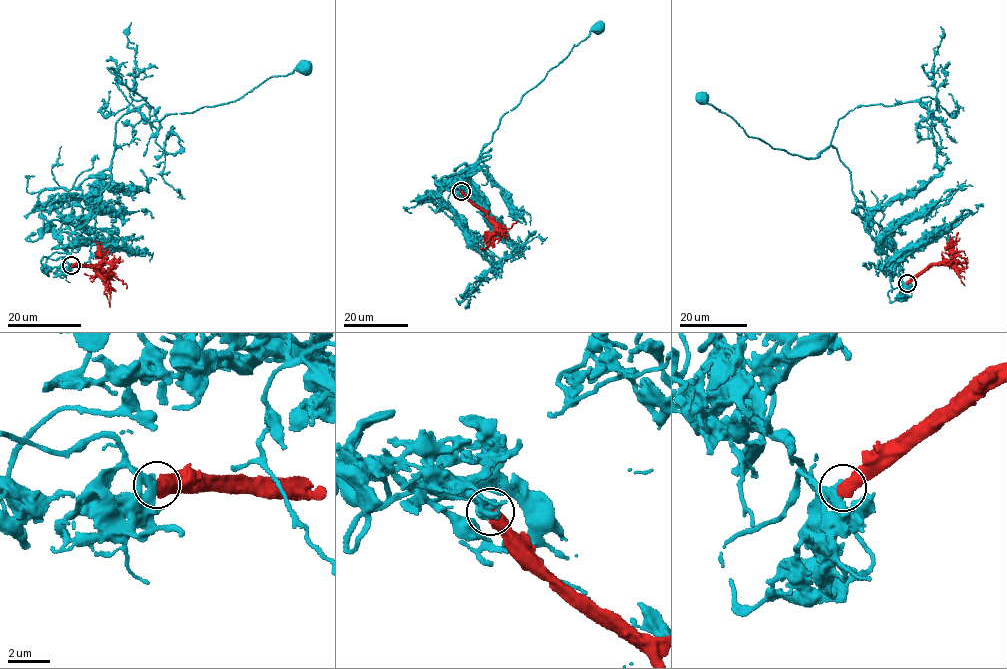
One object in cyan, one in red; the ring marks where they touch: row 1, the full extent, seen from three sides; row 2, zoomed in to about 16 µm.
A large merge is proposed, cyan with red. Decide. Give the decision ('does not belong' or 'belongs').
does not belong

